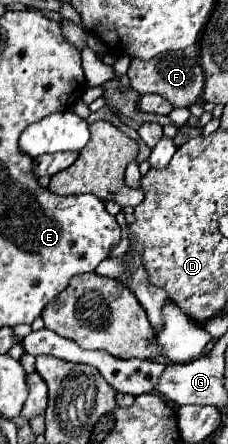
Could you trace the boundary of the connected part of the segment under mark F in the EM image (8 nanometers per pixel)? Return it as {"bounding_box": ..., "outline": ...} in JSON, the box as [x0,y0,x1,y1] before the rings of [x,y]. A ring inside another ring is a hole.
{"bounding_box":[127,52,203,108],"outline":[[[169,52],[169,54],[159,54],[157,58],[151,60],[139,60],[139,64],[131,64],[127,70],[127,76],[131,80],[133,90],[137,90],[141,96],[143,94],[159,94],[165,100],[169,100],[175,108],[179,106],[189,106],[193,104],[201,92],[203,92],[203,68],[195,58],[185,56],[183,52]]]}

